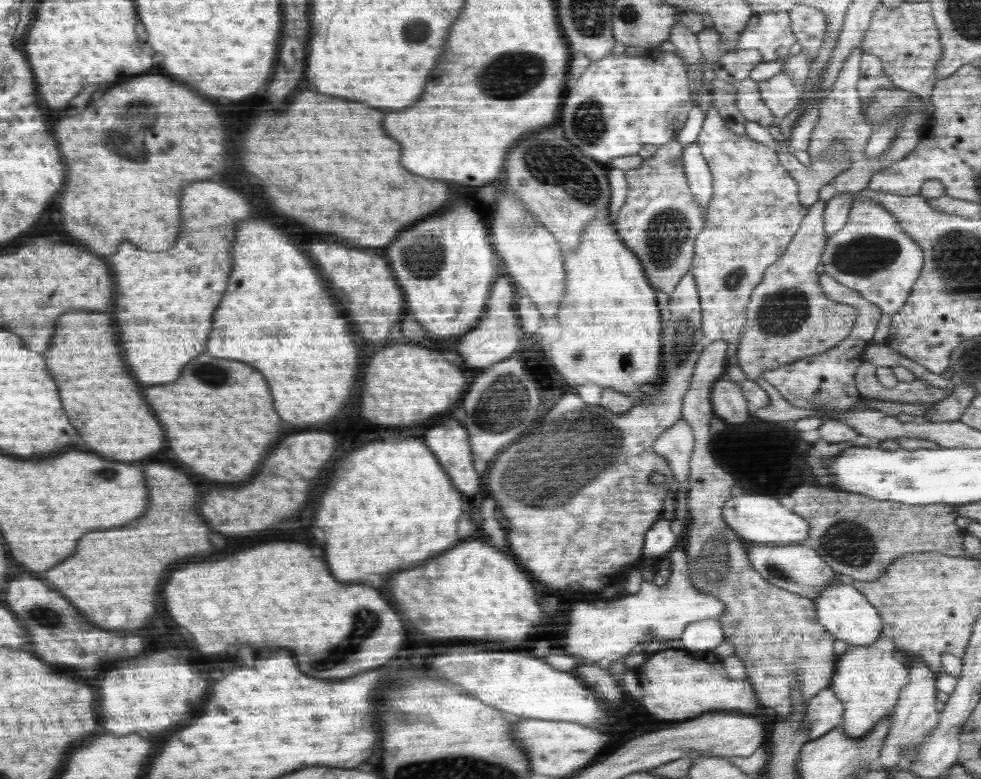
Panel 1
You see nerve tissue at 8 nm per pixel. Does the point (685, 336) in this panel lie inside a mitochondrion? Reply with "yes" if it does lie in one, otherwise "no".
yes

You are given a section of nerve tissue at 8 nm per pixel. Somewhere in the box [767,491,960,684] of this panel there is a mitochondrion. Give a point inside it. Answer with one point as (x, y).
(847, 541)

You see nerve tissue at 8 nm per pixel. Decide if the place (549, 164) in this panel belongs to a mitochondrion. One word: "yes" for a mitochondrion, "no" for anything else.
yes

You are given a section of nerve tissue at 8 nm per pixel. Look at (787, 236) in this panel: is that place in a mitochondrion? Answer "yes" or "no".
no

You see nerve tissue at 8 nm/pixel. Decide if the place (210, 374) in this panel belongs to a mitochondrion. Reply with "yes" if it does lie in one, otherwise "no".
yes

